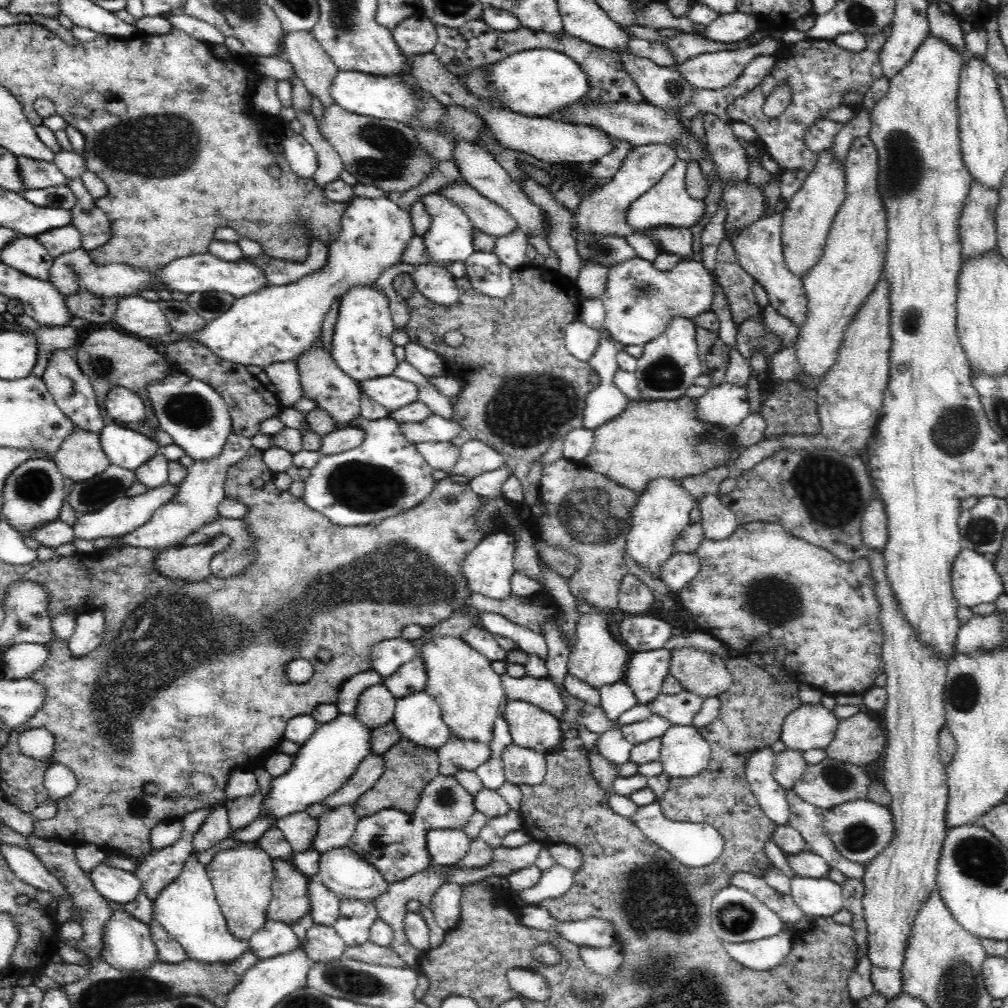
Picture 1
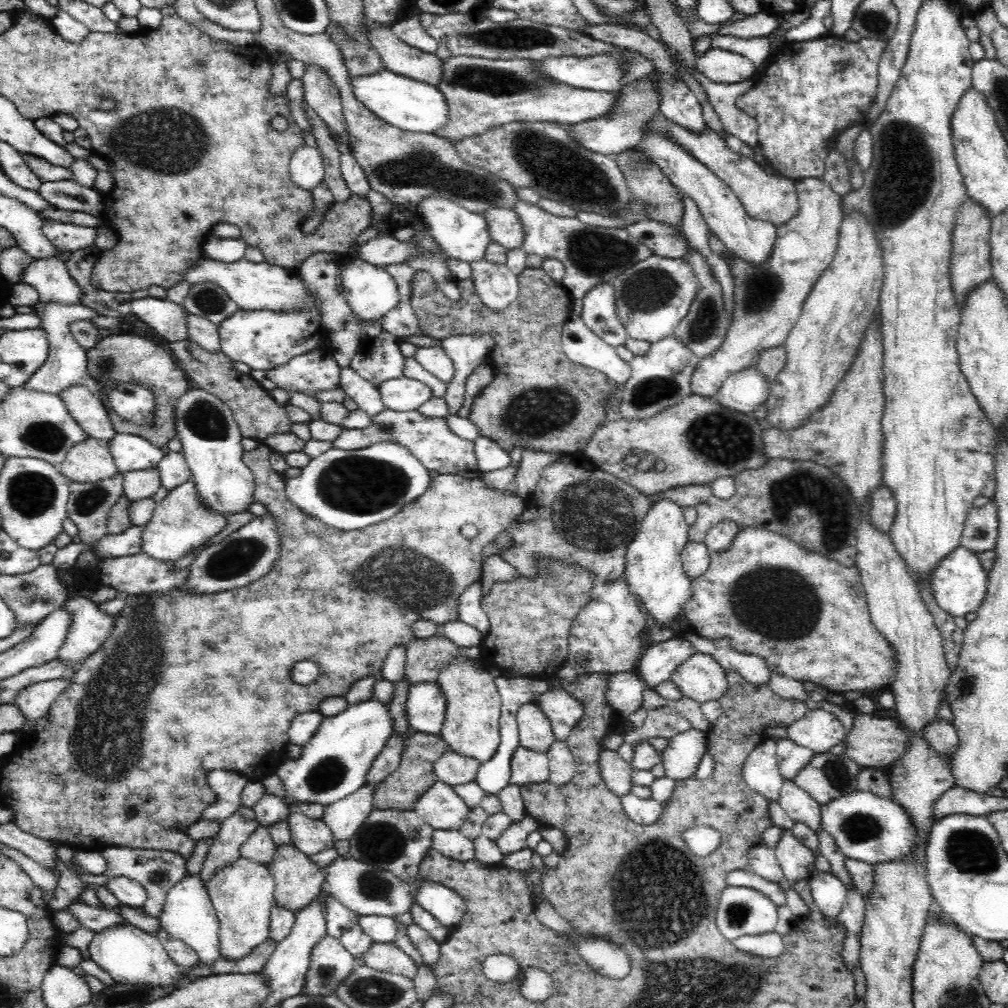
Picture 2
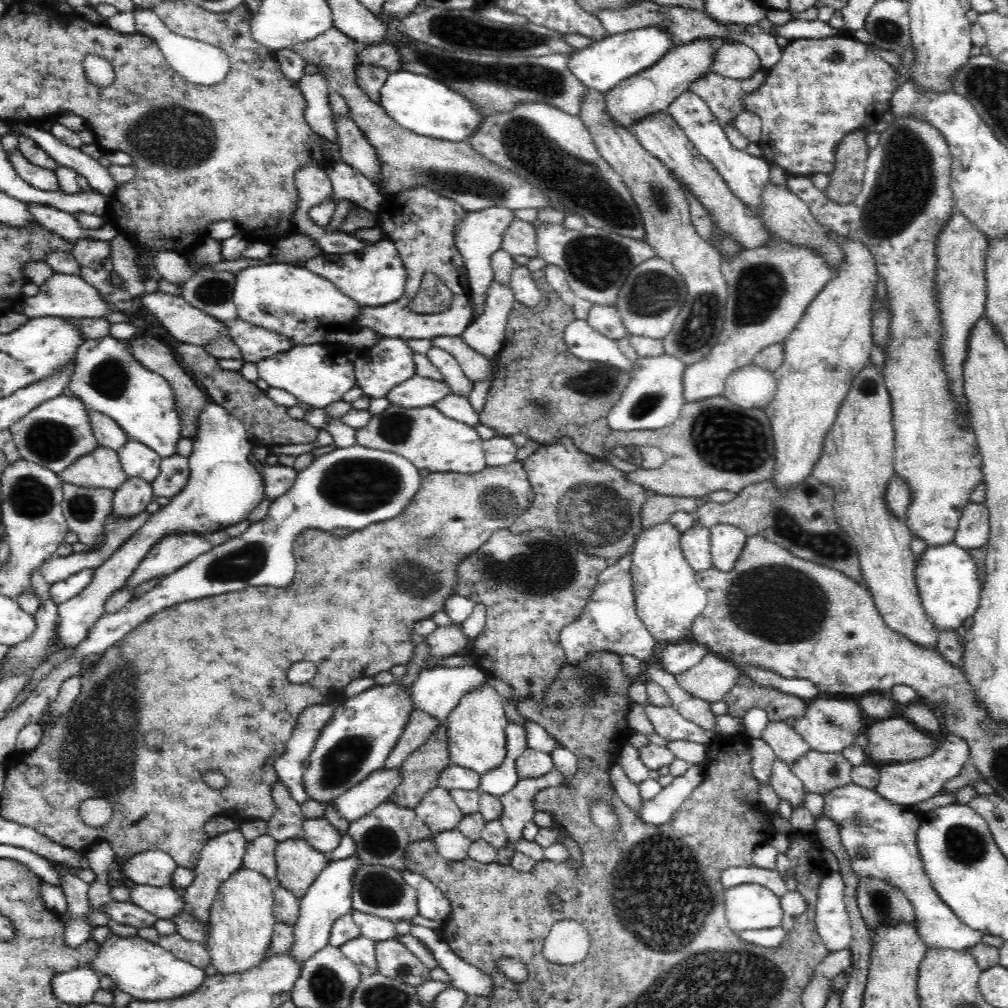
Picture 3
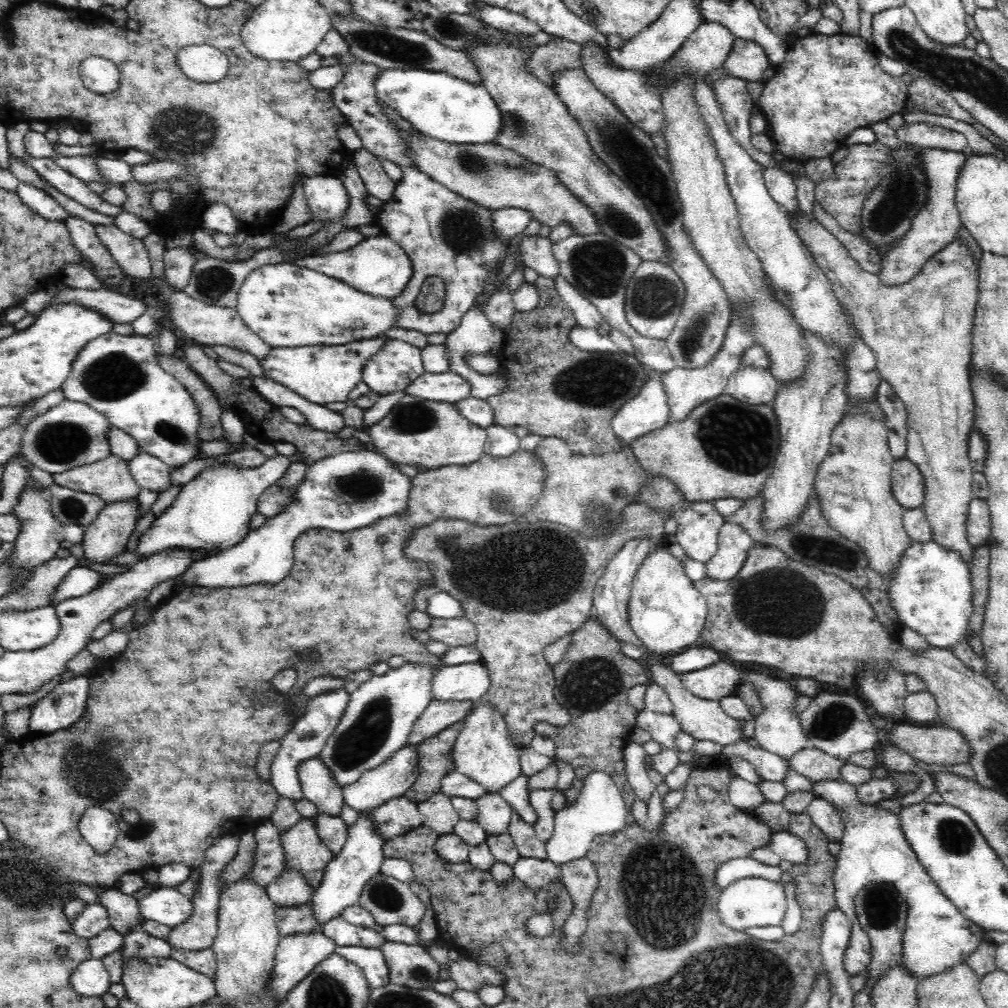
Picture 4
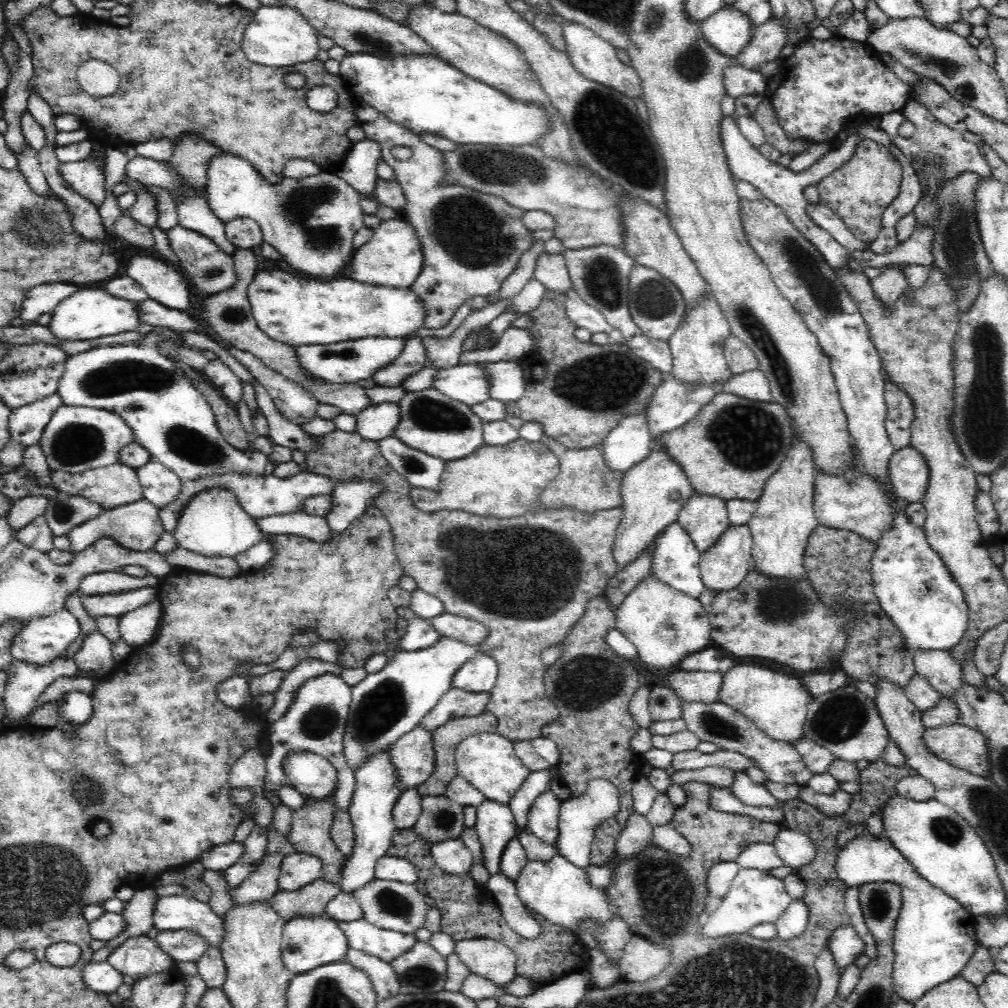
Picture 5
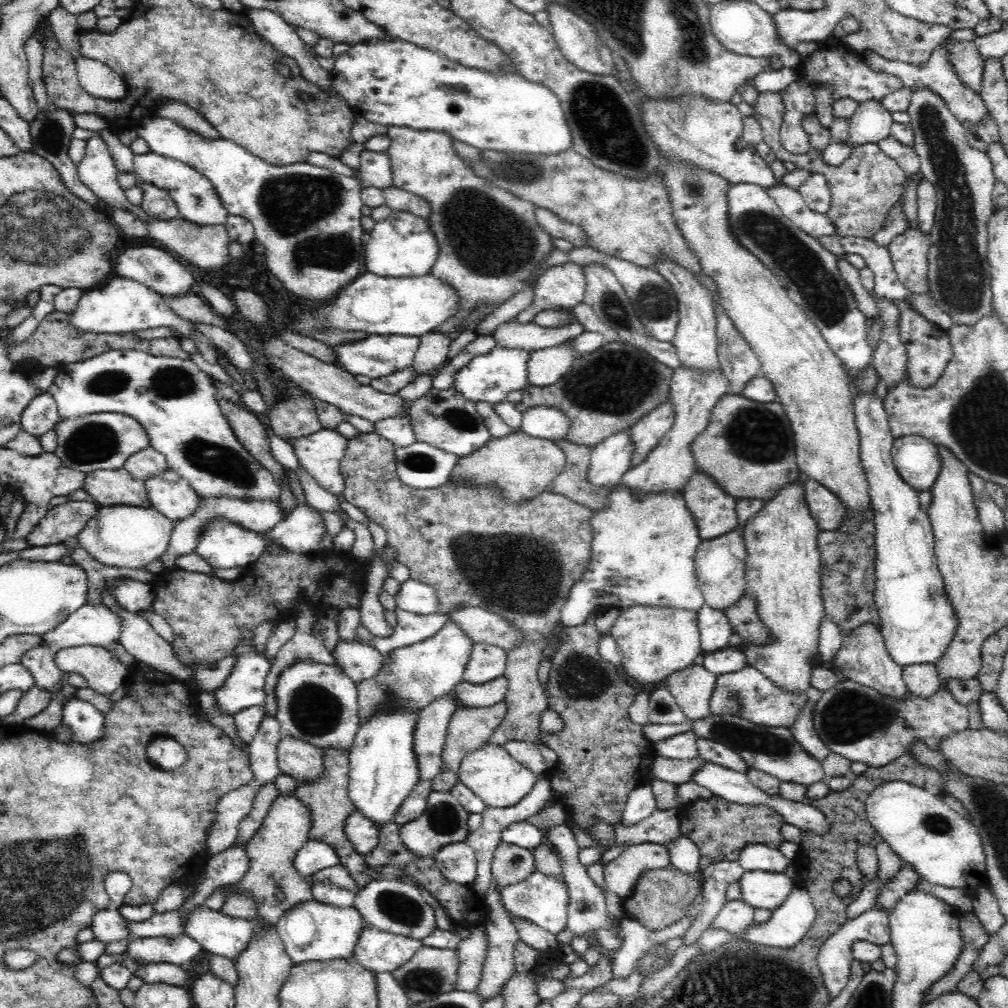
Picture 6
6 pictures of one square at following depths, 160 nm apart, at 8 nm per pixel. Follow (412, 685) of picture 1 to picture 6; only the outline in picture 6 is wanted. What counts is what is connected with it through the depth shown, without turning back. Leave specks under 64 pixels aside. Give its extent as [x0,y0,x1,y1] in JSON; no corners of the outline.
[448,607,523,649]

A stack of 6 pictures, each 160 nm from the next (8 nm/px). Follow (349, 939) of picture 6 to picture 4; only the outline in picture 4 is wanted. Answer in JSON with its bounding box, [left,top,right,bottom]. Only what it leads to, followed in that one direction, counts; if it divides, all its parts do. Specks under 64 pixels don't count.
[270,929,336,1002]

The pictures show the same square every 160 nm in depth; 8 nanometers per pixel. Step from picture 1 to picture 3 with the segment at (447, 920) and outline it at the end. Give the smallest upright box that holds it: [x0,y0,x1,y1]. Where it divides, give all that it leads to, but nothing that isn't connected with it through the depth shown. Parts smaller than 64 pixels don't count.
[400,868,450,921]

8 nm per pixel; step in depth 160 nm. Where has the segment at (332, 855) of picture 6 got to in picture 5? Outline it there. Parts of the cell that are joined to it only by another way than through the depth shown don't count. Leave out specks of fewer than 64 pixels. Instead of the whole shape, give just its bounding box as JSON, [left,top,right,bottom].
[278,850,321,891]

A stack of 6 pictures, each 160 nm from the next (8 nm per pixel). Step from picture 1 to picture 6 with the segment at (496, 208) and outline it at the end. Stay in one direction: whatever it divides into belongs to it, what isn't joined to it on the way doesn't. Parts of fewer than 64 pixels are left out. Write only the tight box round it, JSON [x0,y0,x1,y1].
[510,262,585,326]

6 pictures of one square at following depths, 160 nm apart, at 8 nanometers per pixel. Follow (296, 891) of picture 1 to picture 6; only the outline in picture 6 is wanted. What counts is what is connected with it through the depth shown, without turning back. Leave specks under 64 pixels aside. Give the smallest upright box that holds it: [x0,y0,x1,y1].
[296,746,376,887]

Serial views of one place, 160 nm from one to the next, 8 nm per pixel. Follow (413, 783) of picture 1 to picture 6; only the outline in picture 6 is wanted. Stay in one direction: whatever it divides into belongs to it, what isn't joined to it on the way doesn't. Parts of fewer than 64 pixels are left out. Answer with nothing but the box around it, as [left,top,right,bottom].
[431,700,506,792]

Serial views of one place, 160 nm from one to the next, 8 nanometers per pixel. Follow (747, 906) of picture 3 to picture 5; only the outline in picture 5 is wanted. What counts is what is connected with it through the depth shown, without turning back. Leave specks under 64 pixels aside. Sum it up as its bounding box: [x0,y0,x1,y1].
[702,868,792,942]

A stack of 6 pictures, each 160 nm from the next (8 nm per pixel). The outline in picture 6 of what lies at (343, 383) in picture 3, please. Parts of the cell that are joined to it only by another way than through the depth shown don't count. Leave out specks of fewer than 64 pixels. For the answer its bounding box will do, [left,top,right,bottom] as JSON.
[333,335,421,378]

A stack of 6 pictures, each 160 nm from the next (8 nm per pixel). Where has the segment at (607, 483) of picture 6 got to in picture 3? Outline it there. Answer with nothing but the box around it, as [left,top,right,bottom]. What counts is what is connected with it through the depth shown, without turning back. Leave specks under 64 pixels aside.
[607,353,683,432]

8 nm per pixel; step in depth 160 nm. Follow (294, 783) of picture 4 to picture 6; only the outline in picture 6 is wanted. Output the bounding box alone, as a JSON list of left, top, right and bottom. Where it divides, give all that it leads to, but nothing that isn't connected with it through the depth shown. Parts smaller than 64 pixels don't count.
[274,658,360,750]

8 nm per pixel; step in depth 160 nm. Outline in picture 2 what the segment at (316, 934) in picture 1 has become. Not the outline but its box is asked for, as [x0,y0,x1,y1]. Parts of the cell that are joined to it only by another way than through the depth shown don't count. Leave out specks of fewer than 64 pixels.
[300,938,354,995]

